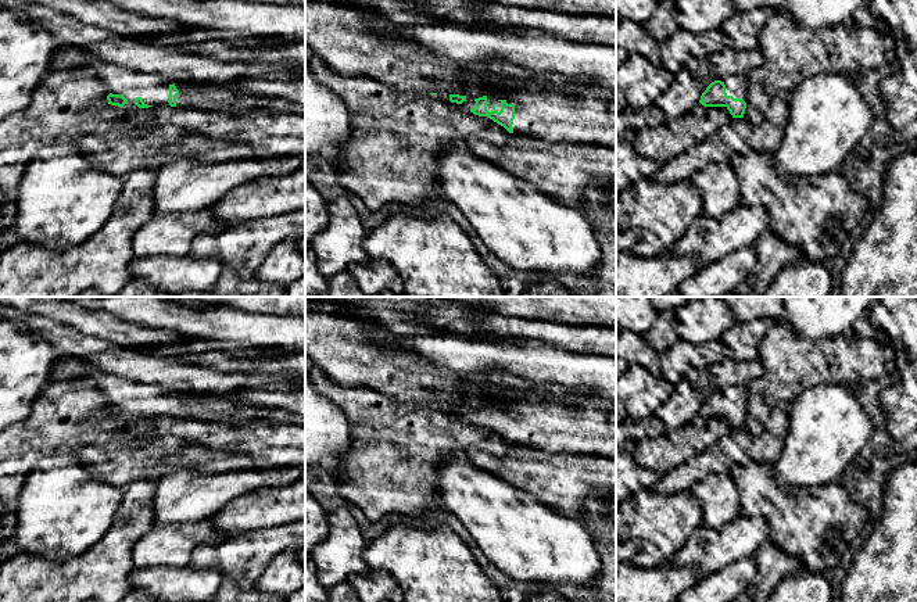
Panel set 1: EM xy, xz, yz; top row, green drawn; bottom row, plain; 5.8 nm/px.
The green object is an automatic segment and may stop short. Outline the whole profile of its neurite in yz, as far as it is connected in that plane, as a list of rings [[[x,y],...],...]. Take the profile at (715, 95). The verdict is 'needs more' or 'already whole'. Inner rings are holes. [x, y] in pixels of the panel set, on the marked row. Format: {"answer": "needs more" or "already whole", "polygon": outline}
{"answer": "needs more", "polygon": [[[741,75],[713,76],[699,103],[705,107],[726,107],[732,118],[744,118],[746,101],[746,78]]]}

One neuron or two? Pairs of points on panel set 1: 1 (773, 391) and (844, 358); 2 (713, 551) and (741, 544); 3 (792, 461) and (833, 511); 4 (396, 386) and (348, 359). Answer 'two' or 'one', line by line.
1: one
2: one
3: two
4: one

